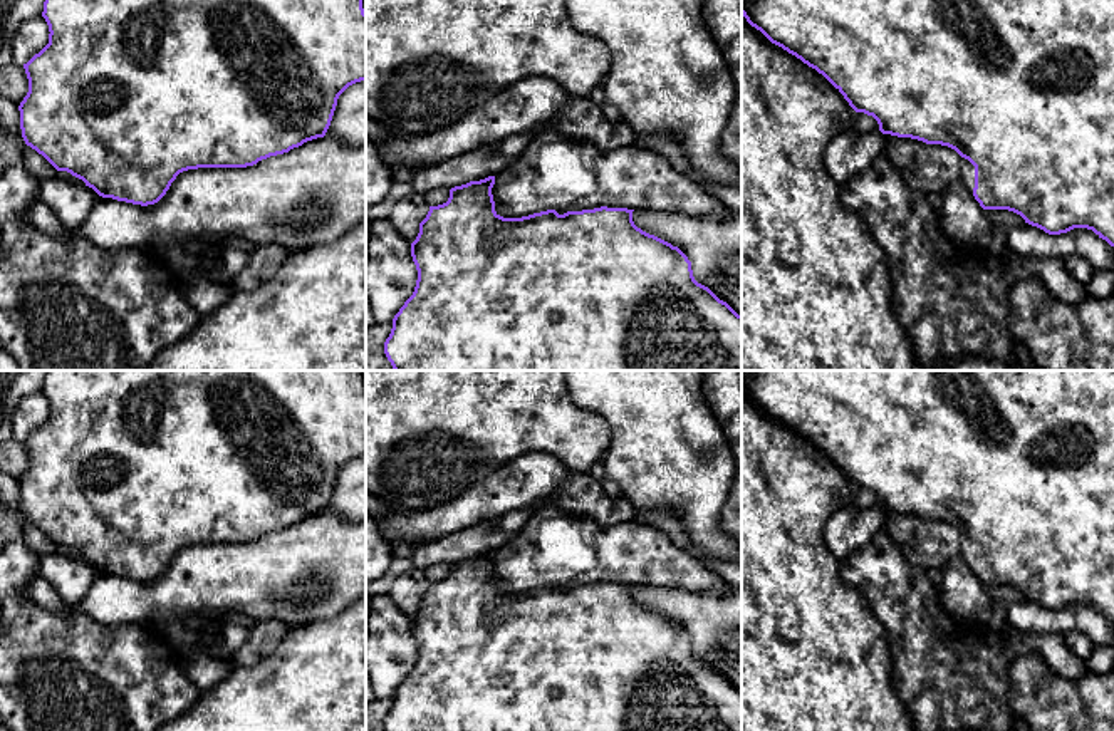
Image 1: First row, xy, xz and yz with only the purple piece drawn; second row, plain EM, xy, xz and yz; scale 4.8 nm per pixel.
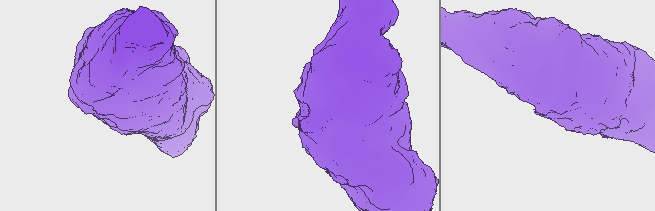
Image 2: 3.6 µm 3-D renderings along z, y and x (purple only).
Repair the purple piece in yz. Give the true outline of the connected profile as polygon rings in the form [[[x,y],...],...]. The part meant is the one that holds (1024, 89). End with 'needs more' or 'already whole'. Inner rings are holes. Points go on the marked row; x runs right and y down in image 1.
[[[742,0],[742,15],[772,44],[782,47],[822,74],[856,112],[872,116],[882,134],[911,137],[926,144],[941,144],[955,149],[961,156],[960,179],[966,184],[983,210],[1013,211],[1020,215],[1025,223],[1037,226],[1049,235],[1067,233],[1074,228],[1087,228],[1114,246],[1114,0]]]; needs more

